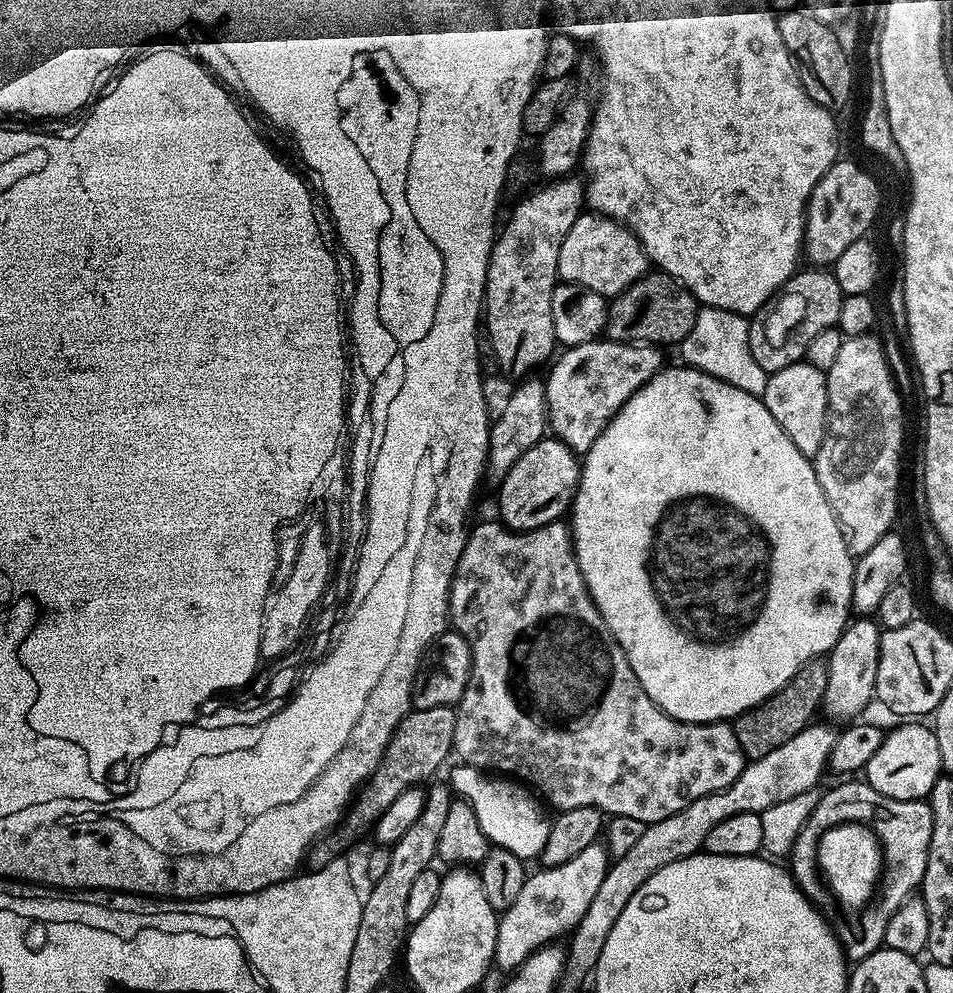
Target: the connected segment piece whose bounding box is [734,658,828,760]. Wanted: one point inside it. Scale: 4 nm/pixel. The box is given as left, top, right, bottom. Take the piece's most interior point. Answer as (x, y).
(764, 728)

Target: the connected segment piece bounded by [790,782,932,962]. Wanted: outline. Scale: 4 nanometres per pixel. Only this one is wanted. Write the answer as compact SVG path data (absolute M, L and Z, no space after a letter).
M867 782L860 784L840 784L827 793L821 795L816 804L816 809L810 814L797 835L796 841L790 853L790 871L797 884L806 894L815 890L815 882L818 876L812 873L813 843L821 829L828 828L839 820L870 820L879 829L880 836L884 837L888 844L888 888L884 888L884 896L880 896L880 904L864 916L864 928L856 932L856 936L848 936L852 940L852 952L847 959L852 962L864 960L871 952L884 944L886 926L890 918L895 916L902 905L907 902L923 885L926 874L926 862L930 850L930 838L932 837L932 805L927 799L922 800L895 800L878 794Z

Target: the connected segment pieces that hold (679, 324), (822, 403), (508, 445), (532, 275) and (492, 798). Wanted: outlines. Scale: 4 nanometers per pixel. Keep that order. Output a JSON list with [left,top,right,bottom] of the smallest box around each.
[[606,270,698,346],[762,362,828,458],[486,378,549,482],[482,174,586,371],[450,764,552,862]]

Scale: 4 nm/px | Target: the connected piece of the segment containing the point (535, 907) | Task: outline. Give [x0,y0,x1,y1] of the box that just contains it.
[494,842,610,974]

